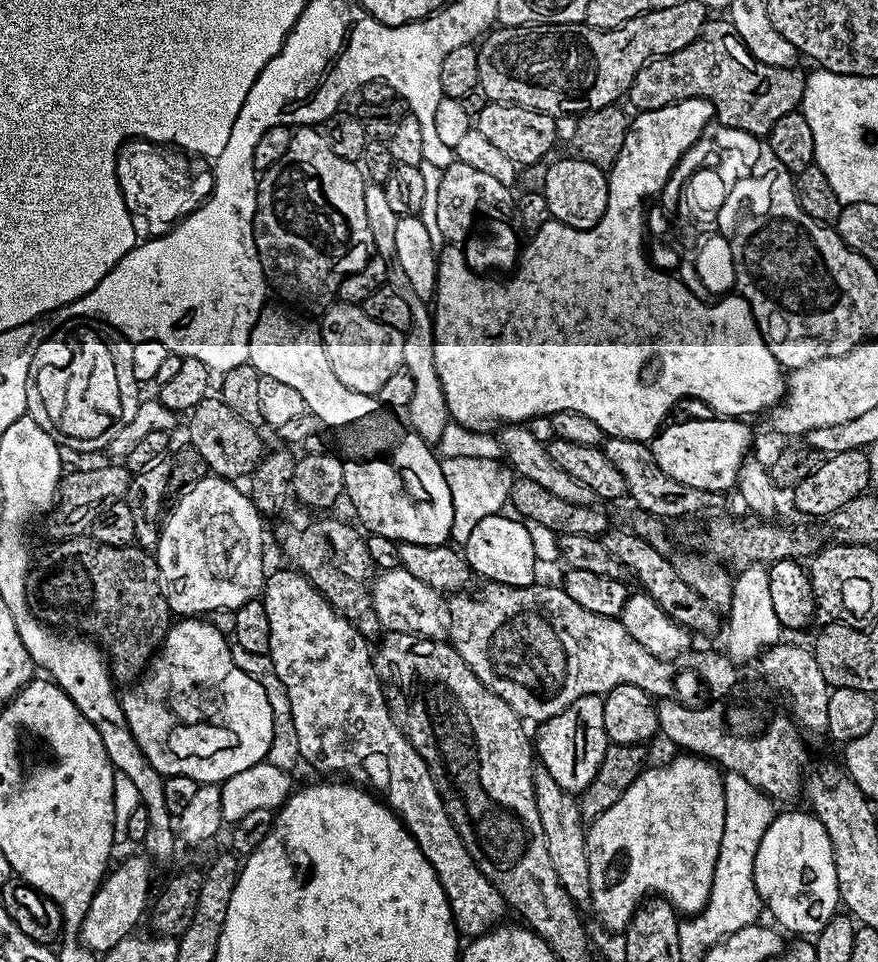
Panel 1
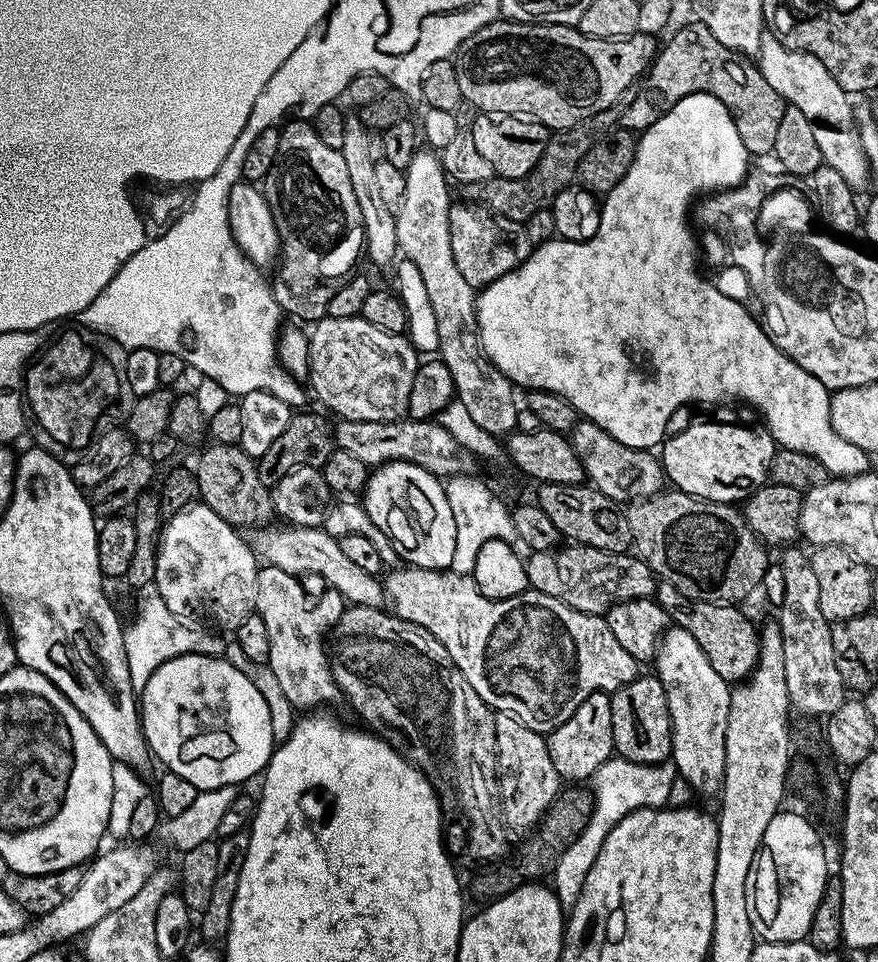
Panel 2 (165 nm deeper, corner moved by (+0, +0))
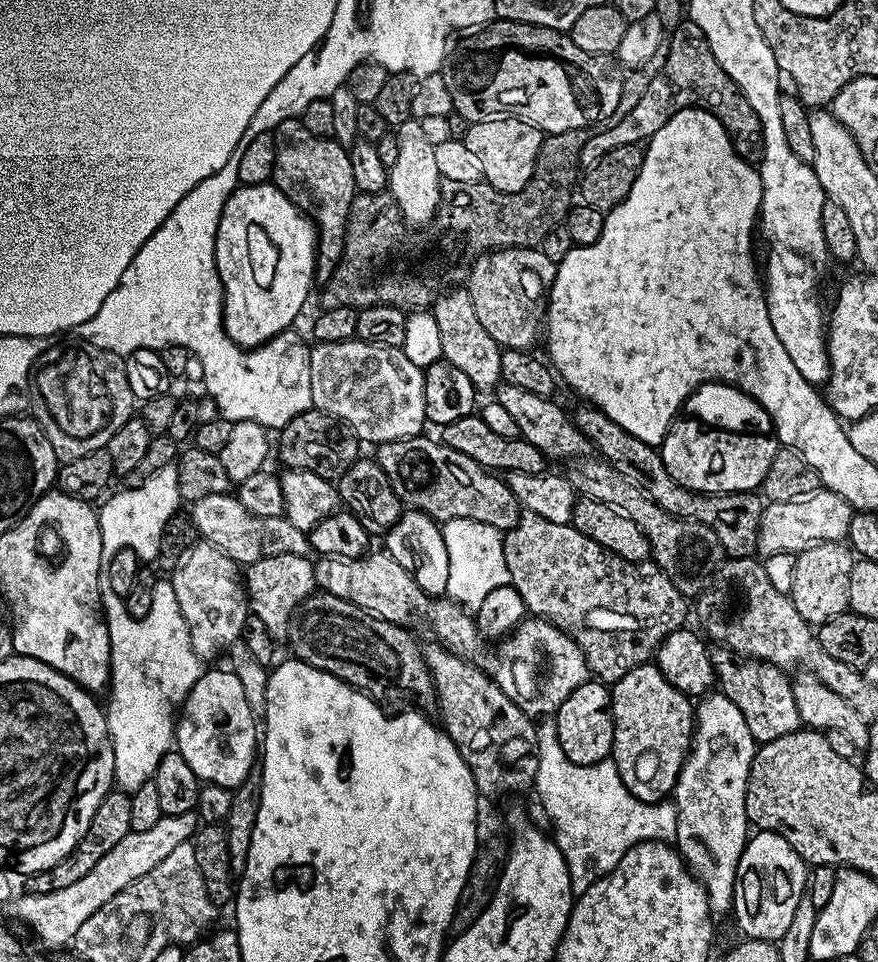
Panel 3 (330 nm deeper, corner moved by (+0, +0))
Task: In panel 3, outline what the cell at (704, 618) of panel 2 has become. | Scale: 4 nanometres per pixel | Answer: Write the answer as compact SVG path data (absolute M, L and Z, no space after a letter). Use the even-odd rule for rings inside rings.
M723 646L713 647L711 654L719 691L730 698L738 710L742 710L742 718L746 718L746 726L759 745L796 732L802 726L792 680L783 669L764 661L737 656Z

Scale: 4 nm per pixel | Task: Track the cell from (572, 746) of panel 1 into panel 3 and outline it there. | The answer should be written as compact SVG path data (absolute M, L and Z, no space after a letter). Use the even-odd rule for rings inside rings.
M590 678L570 693L570 698L554 713L554 723L562 754L570 762L587 768L607 761L612 754L614 722L612 721L612 690L603 680Z

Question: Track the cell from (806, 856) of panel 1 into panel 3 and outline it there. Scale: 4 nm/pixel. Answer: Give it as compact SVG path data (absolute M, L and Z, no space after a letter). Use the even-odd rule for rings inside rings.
M757 831L744 845L736 871L734 917L745 937L778 942L794 919L798 902L805 899L810 868L806 861L776 832Z

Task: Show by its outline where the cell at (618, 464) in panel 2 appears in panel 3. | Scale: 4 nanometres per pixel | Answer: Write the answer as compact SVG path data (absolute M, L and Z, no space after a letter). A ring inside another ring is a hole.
M503 382L496 385L494 399L509 412L510 418L514 418L514 426L520 439L538 446L540 453L549 461L575 462L593 455L594 449L588 436L577 426L569 412L567 414L555 404L555 399L530 394L530 390L522 390Z

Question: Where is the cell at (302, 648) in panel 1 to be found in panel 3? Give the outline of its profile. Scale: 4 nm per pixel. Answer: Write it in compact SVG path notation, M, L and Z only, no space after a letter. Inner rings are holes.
M261 556L258 562L249 564L246 568L246 595L251 615L262 618L266 630L270 630L273 640L277 642L287 641L288 620L292 617L292 611L305 598L313 595L316 587L316 566L308 556Z

